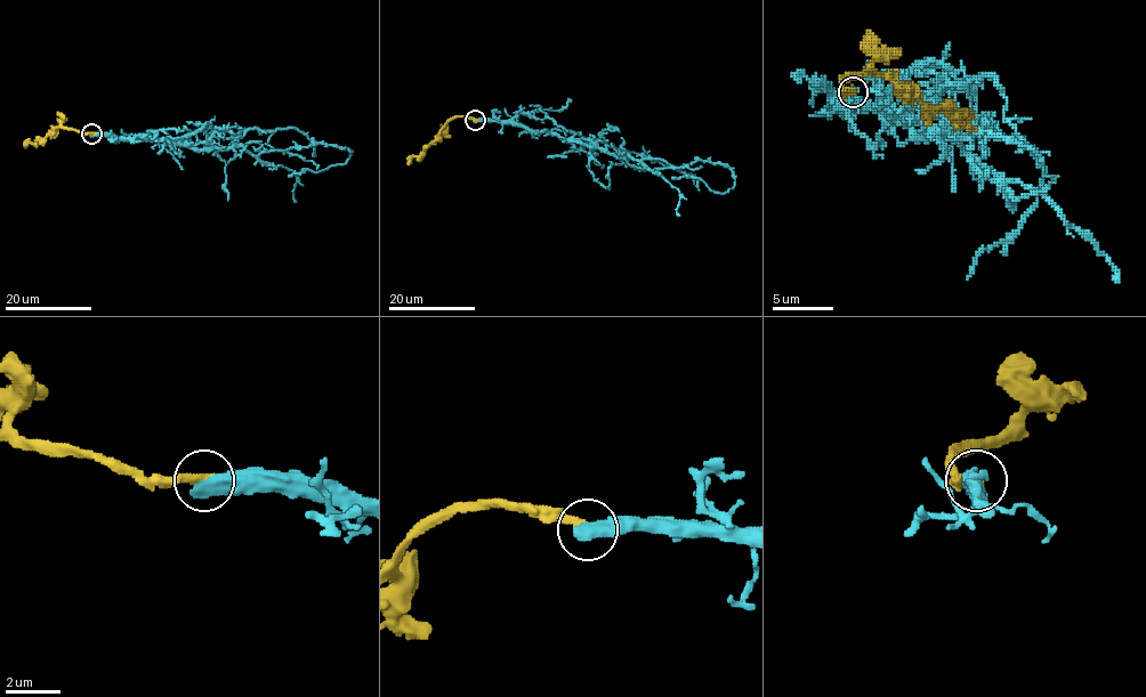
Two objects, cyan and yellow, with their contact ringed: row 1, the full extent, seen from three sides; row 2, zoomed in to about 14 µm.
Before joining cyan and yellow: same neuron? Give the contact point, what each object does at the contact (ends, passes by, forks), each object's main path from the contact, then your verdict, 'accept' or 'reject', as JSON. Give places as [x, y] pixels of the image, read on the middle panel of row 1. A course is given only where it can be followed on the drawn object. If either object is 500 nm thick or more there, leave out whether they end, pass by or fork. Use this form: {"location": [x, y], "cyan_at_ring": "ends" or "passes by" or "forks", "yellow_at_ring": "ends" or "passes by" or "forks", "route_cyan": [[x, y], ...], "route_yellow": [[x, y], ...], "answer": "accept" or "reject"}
{"location": [475, 120], "route_cyan": [[475, 120], [515, 122], [677, 168], [696, 160], [720, 162], [735, 185], [713, 192], [697, 178], [672, 178]], "route_yellow": [[475, 120], [454, 116], [408, 164]], "answer": "reject"}

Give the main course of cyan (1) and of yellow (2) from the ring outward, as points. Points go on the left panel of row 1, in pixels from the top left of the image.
1: (91, 134), (171, 140), (199, 150), (243, 146), (255, 155), (313, 143), (352, 152), (346, 162), (289, 177)
2: (91, 134), (57, 128), (24, 147)

